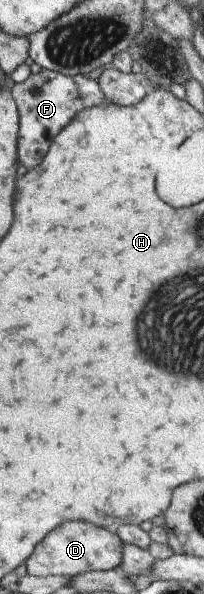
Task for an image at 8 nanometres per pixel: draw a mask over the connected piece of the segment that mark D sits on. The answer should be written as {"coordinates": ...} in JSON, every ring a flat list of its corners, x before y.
{"coordinates":[[65,522,37,544,26,560,27,572,34,577,61,575,75,577,93,571,108,571,120,566,123,542,105,527,84,522]]}

